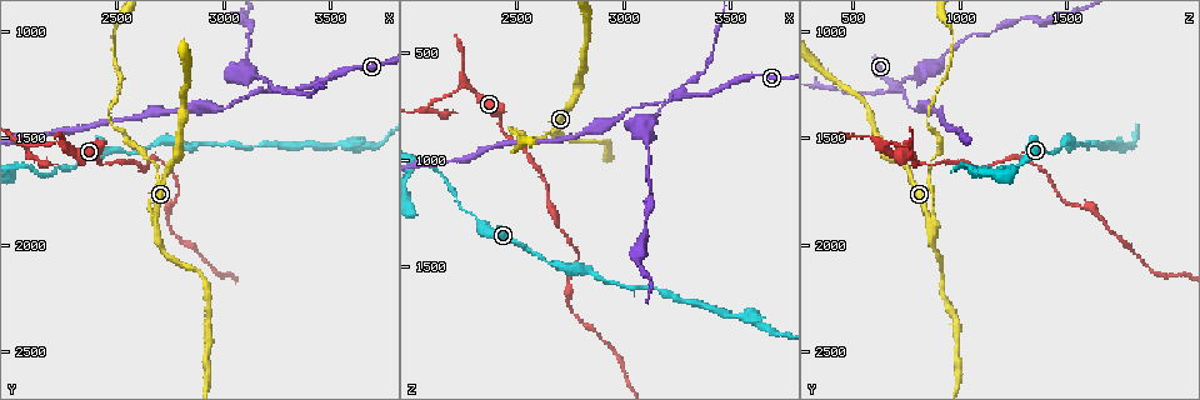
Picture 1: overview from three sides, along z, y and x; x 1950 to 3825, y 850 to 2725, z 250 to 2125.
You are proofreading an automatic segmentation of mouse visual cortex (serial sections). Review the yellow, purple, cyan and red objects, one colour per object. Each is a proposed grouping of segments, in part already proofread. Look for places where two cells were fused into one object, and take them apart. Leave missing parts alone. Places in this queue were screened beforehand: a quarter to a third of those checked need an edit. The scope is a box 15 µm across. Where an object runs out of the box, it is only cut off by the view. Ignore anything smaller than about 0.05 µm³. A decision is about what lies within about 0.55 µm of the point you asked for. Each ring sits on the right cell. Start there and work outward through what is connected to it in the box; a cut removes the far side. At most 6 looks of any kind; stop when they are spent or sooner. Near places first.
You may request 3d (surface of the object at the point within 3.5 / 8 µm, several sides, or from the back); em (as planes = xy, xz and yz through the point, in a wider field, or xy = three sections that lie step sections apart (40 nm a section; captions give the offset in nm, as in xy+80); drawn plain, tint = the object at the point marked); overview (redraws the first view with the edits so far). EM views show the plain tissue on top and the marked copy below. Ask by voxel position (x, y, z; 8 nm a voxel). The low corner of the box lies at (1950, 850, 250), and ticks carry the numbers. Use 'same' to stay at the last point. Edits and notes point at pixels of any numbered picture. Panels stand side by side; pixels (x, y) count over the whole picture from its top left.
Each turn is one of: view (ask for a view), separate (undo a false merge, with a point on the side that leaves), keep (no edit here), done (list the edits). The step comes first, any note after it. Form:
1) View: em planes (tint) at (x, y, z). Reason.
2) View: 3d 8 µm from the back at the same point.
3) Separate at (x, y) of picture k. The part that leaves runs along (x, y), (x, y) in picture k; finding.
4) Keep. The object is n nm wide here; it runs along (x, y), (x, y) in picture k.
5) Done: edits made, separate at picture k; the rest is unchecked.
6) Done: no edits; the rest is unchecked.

View: 3d 3.5 µm from the back at (2430, 1620, 860). A narrow waist.

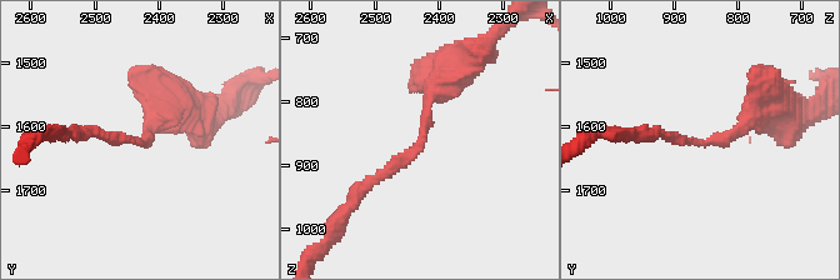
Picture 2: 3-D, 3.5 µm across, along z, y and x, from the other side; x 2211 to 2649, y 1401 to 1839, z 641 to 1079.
View: em xy step 3 (tint) at (2425, 1620, 865). The arms are 150, 300 nm wide.

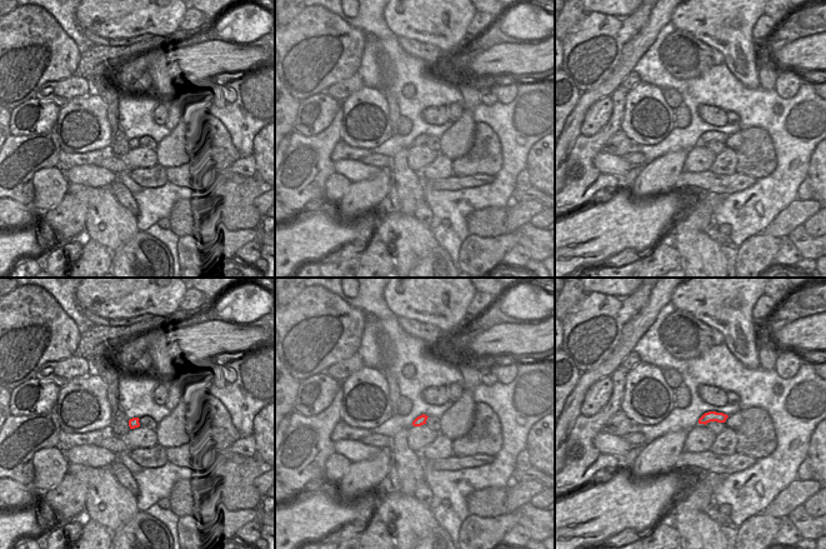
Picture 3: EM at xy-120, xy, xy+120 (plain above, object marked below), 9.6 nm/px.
Keep. It runs along (444, 78), (414, 154), (360, 189) in picture 2; one cell here.

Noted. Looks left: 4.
View: 3d 3.5 µm at (3260, 1270, 700).

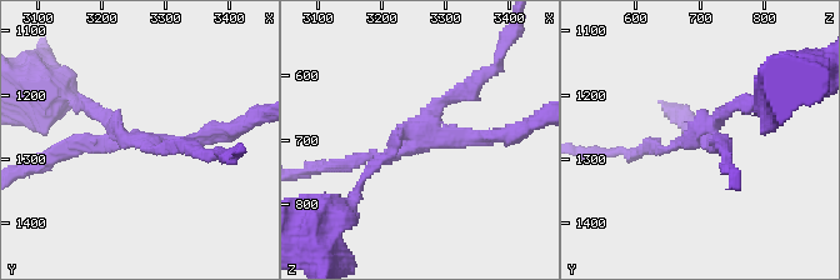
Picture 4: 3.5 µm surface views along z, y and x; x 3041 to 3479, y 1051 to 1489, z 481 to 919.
View: em xy step 1 (tint) at (3260, 1270, 700). 4 arms meet here; the arms are 150, 150, 150, 200 nm wide; now the EM.

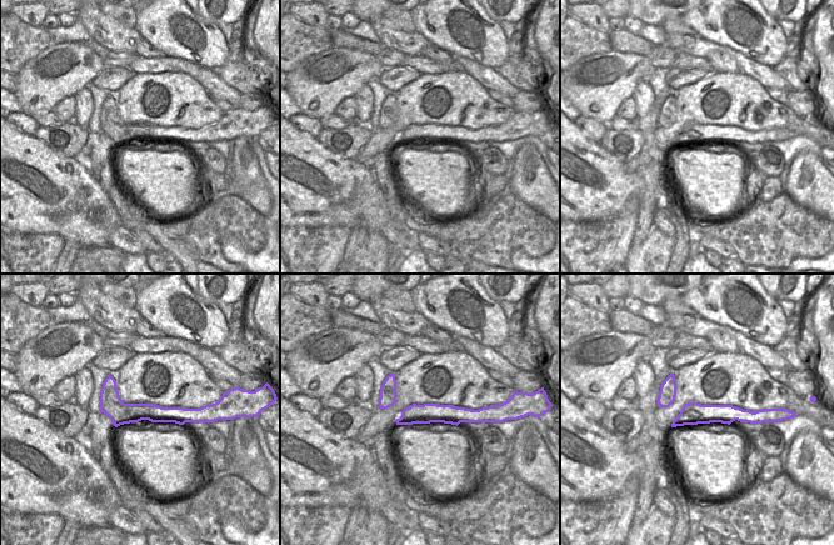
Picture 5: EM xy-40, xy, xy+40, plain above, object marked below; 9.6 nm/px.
Separate at (176, 149) of picture 4. A border runs along (151, 404), (131, 405), (125, 423) in picture 5; two cells meet here.

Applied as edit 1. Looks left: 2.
View: 3d 8 µm from the back at (2670, 1920, 860). Branch point.

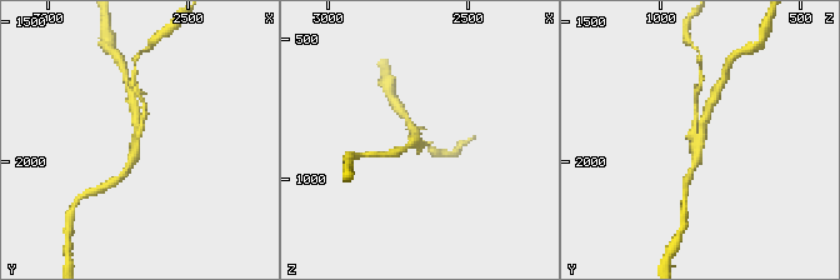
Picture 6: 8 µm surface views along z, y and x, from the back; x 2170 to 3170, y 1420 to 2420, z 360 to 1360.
View: em xy step 1 (tint) at (2680, 1910, 850). 3 arms meet here; the arms are 150, 200, 250 nm wide.

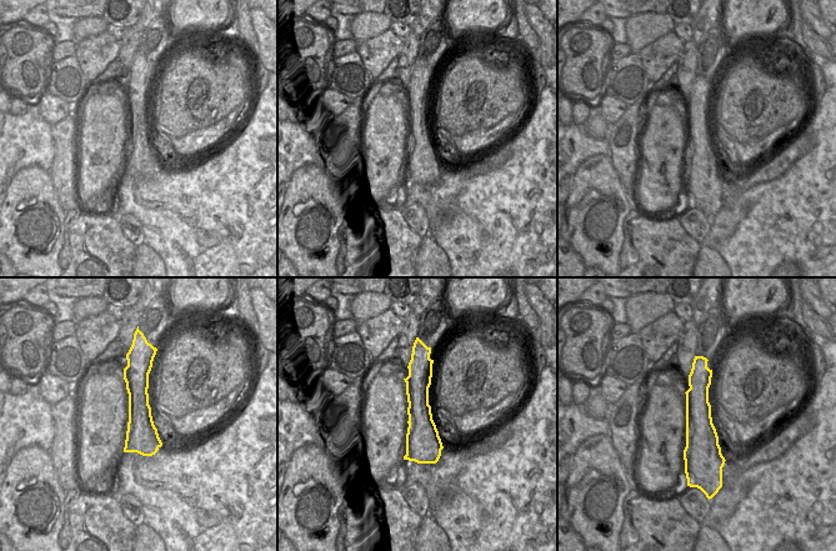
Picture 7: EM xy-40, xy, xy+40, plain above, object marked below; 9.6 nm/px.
Separate at (144, 113) of picture 6. The part that leaves runs along (695, 136), (691, 130), (699, 86) in picture 6; two cells meet here.

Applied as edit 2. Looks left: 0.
Done: edits made, separate at picture 4, separate at picture 6; the rest is unchecked.

